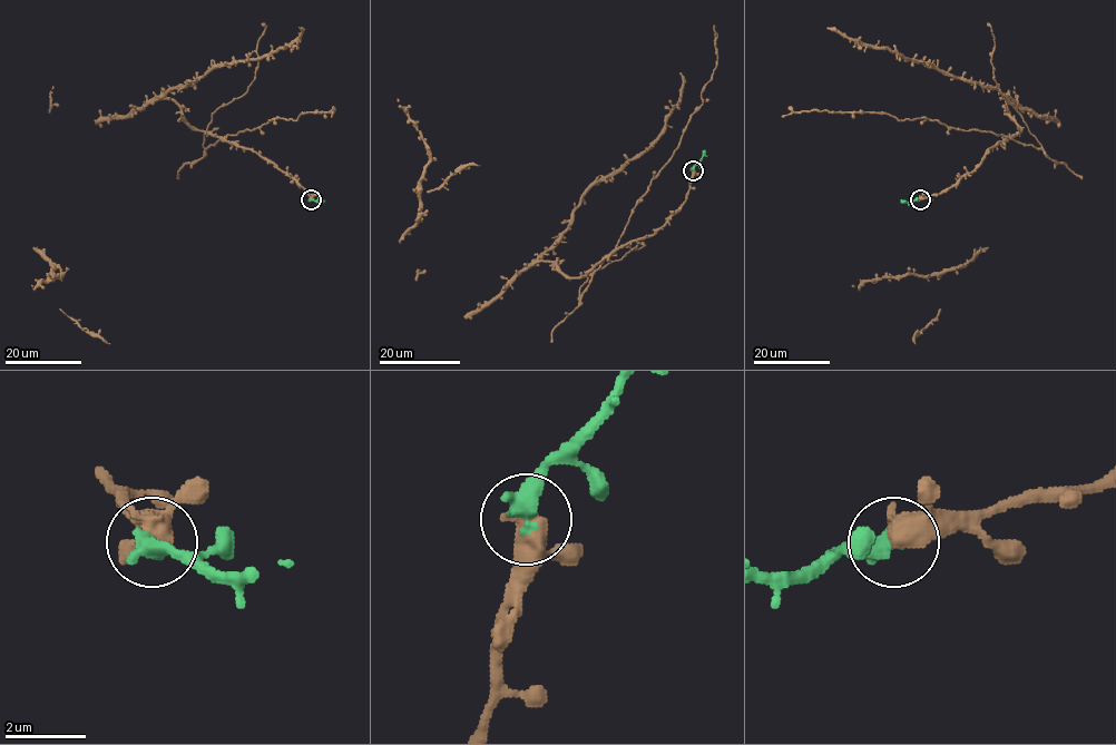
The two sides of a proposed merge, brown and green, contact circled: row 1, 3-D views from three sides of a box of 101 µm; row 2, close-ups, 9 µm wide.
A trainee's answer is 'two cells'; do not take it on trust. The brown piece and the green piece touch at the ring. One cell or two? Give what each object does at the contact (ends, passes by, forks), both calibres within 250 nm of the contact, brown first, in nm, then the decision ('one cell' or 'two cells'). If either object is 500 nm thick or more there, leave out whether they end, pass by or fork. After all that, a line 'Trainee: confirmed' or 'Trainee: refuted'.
650/500 nm | one cell
Trainee: refuted

